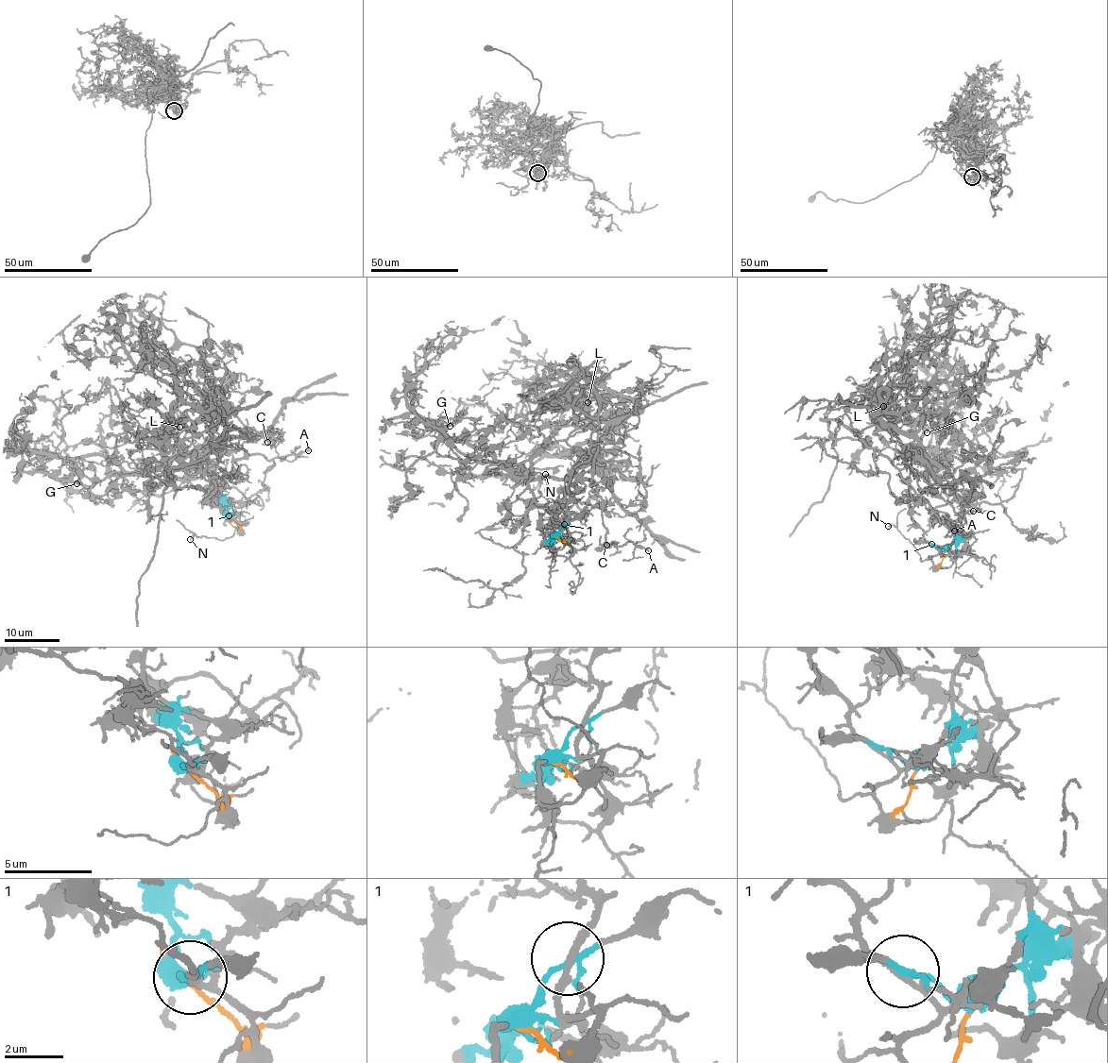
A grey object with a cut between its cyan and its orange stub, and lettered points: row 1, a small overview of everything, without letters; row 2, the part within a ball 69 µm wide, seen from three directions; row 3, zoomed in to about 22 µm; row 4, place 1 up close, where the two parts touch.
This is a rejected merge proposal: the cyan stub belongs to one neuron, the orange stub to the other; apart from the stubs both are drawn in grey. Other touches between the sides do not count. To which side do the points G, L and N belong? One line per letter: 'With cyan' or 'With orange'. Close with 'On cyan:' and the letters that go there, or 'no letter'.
G: With cyan
L: With cyan
N: With orange
On cyan: G, L

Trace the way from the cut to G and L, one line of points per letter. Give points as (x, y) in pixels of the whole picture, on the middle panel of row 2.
G: (554, 536), (556, 508), (535, 502), (530, 463), (496, 461), (445, 431), (440, 421), (459, 418), (450, 427)
L: (554, 536), (550, 518), (559, 494), (583, 473), (567, 440), (583, 430), (571, 388), (588, 402)

